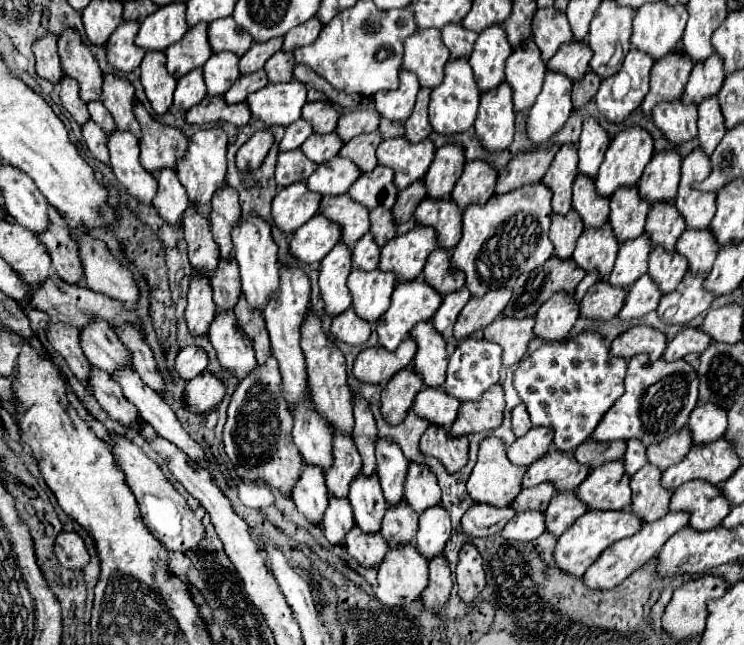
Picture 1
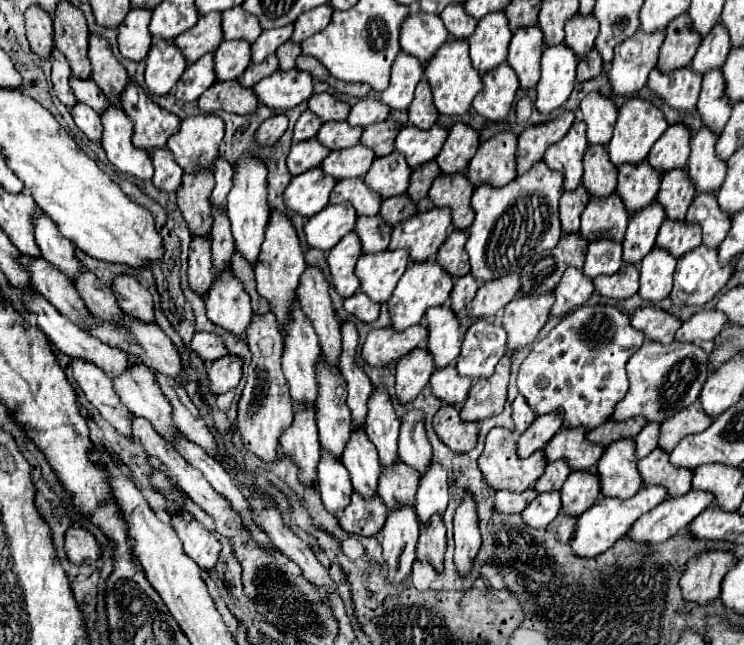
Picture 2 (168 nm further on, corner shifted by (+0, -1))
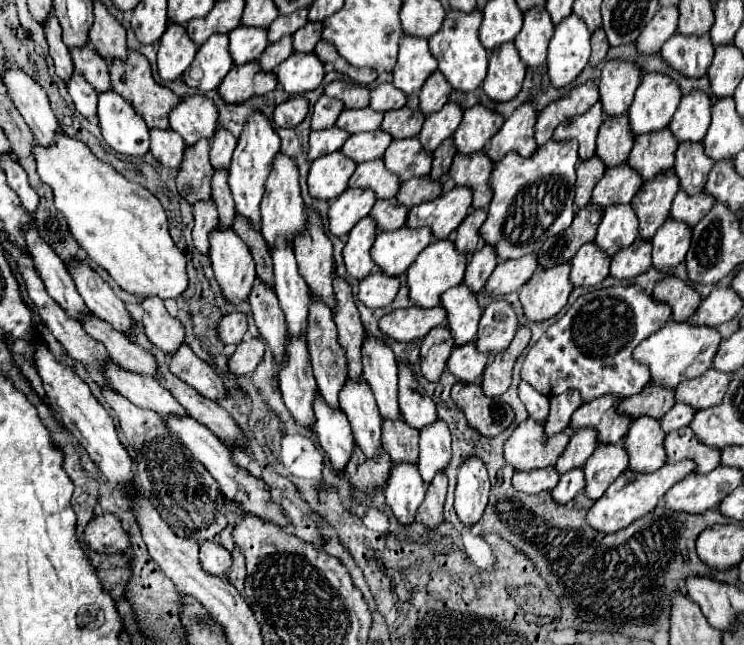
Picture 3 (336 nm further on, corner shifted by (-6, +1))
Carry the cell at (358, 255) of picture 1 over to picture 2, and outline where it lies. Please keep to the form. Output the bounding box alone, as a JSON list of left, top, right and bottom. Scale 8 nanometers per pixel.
[354,216,392,254]

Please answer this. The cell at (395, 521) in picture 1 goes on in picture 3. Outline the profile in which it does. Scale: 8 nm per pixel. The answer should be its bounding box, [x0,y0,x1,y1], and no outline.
[382,416,418,462]

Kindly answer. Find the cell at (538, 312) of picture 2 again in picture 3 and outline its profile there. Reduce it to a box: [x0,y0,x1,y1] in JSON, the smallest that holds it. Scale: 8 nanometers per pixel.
[520,264,572,322]

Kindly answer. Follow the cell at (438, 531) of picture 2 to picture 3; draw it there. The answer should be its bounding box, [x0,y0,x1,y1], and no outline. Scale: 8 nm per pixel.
[418,472,448,528]

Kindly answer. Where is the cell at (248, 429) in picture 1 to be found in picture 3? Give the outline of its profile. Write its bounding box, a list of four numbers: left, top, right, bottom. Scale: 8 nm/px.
[248,280,286,366]

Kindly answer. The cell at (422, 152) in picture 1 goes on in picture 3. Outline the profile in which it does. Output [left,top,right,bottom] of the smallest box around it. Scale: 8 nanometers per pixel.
[418,102,464,152]

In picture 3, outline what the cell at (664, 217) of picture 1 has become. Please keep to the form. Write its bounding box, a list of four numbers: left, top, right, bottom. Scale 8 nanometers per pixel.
[674,142,714,194]

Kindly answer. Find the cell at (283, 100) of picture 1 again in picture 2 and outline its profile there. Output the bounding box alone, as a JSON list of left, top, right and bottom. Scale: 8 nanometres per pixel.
[252,68,312,112]

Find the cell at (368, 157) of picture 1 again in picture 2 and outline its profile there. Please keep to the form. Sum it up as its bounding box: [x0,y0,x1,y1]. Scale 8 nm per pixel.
[360,120,400,158]

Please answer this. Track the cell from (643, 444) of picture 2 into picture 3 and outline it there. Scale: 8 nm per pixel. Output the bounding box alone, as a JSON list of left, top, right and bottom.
[662,402,698,432]

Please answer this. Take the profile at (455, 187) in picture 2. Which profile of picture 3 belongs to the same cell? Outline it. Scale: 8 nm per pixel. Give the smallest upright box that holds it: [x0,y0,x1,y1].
[450,150,494,208]

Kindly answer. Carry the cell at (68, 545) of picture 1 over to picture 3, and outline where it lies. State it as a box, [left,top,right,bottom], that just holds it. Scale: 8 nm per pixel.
[86,512,130,552]

